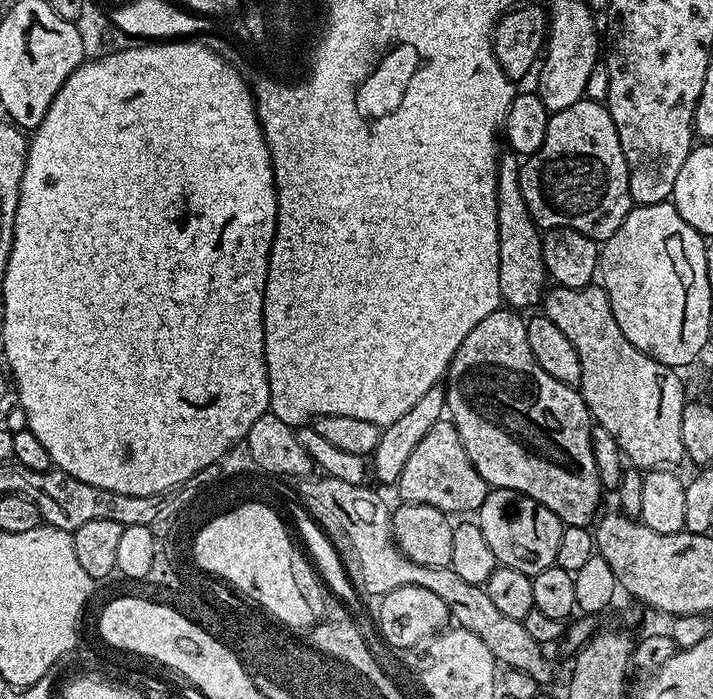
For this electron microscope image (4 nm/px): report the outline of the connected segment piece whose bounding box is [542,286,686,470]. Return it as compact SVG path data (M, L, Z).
M602 286L549 287L542 301L542 312L578 350L578 362L582 362L578 391L593 421L618 442L625 461L641 470L664 470L683 461L682 410L686 395L681 373L638 350L618 330L606 290Z

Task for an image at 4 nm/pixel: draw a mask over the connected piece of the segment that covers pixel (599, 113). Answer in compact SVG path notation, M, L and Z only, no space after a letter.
M585 98L574 102L574 106L566 106L566 110L551 113L546 126L546 142L523 161L520 185L522 198L526 198L526 206L530 206L530 214L540 229L569 228L597 242L609 240L634 205L628 193L628 167L622 154L622 142L618 142L618 130L607 107Z

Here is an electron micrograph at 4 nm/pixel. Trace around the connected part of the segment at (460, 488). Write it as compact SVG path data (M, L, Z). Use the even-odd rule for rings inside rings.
M441 418L438 422L434 422L434 426L430 426L429 432L422 437L422 442L414 446L414 451L410 453L410 459L407 460L406 467L402 470L398 491L401 496L399 499L409 504L434 506L449 514L455 514L455 512L476 514L479 513L482 502L486 502L490 489L482 478L482 474L478 474L478 470L470 462L466 454L466 446L462 444L462 438L451 419Z

